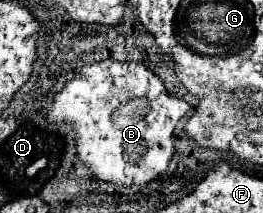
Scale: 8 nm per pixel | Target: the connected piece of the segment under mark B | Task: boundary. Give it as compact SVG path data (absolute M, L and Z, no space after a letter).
M113 59L83 67L65 89L55 97L55 103L46 115L48 123L69 123L77 137L77 157L95 173L99 181L113 185L147 185L167 169L173 157L173 131L177 121L191 109L183 99L173 97L163 81L139 63L119 63Z

